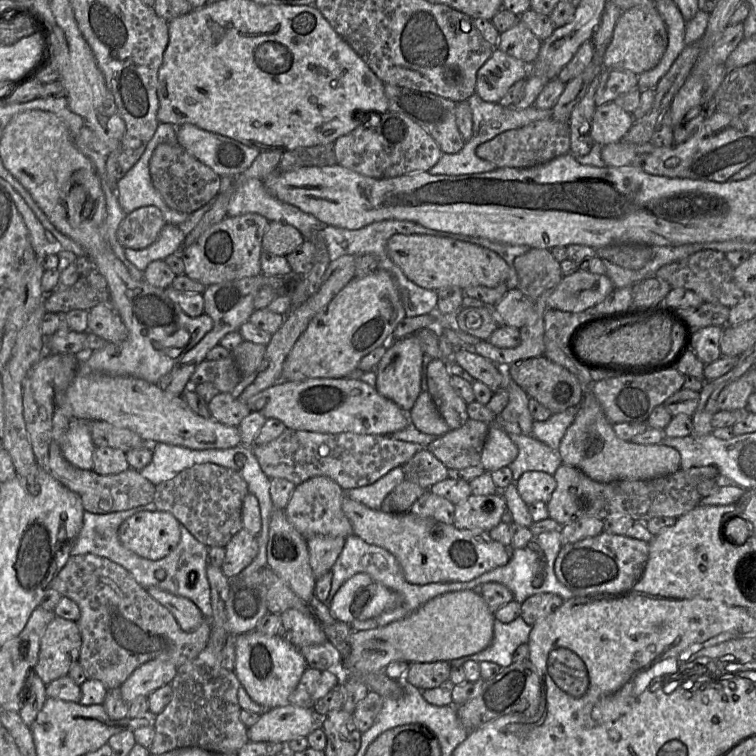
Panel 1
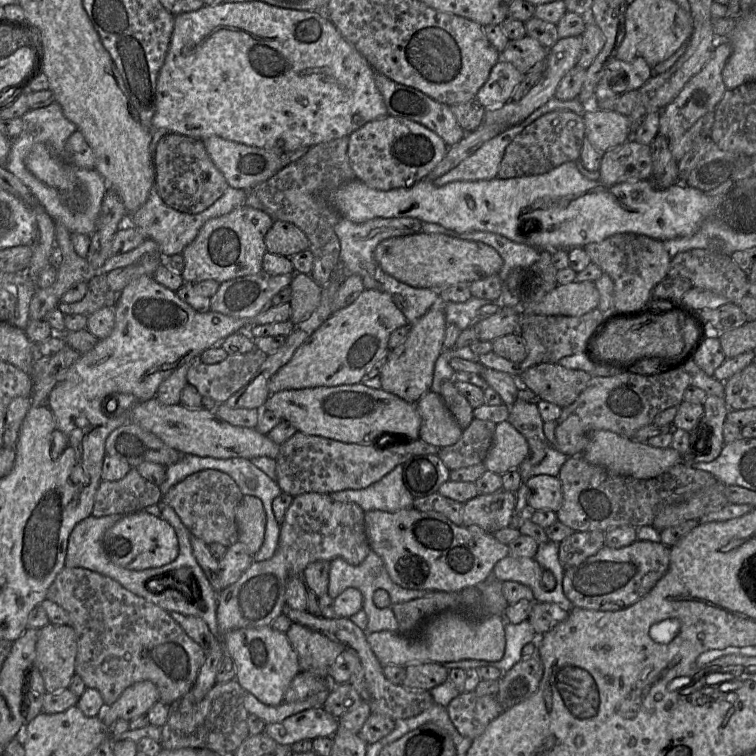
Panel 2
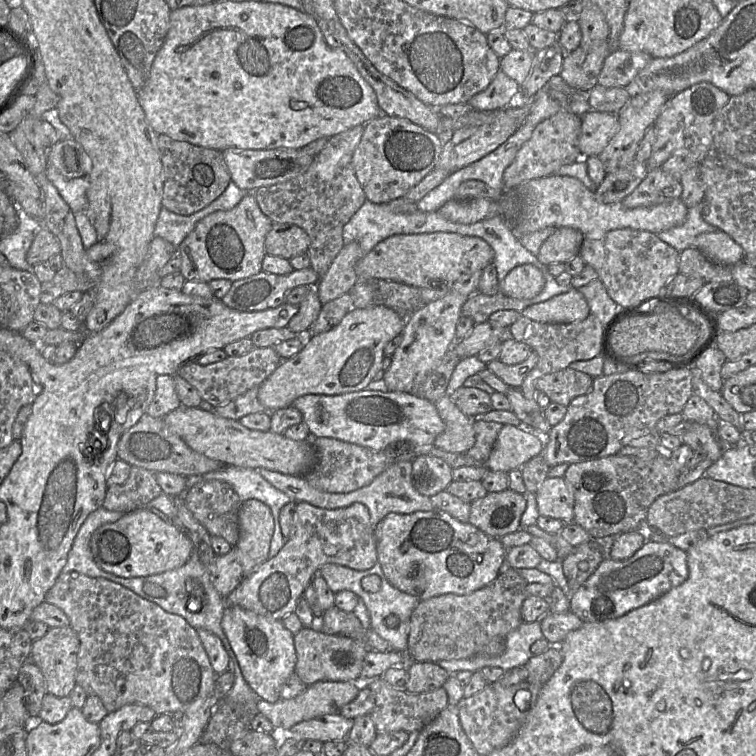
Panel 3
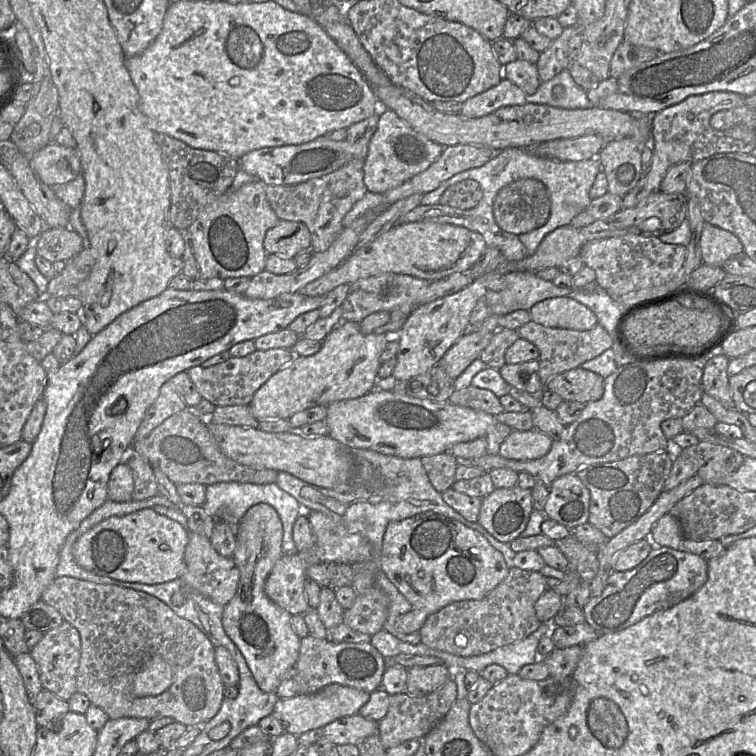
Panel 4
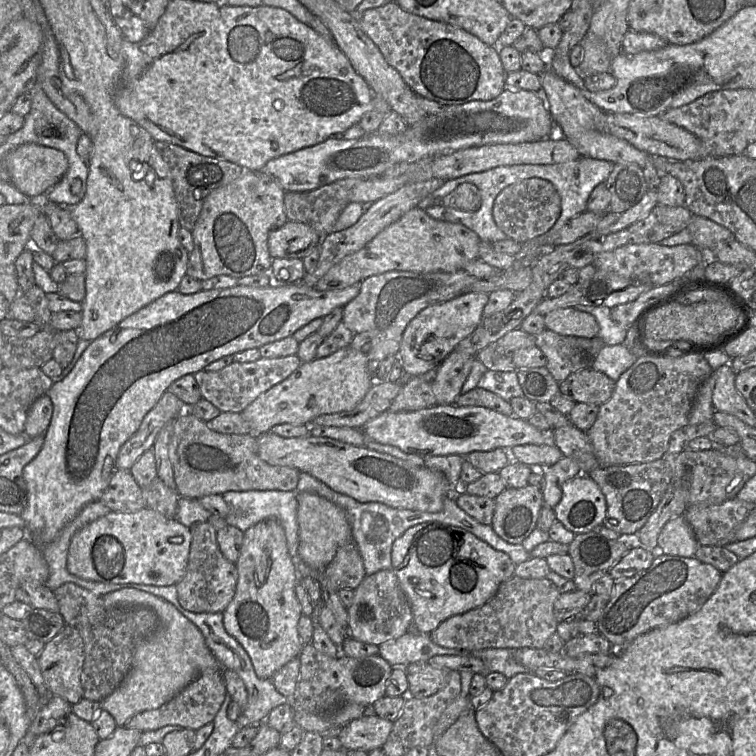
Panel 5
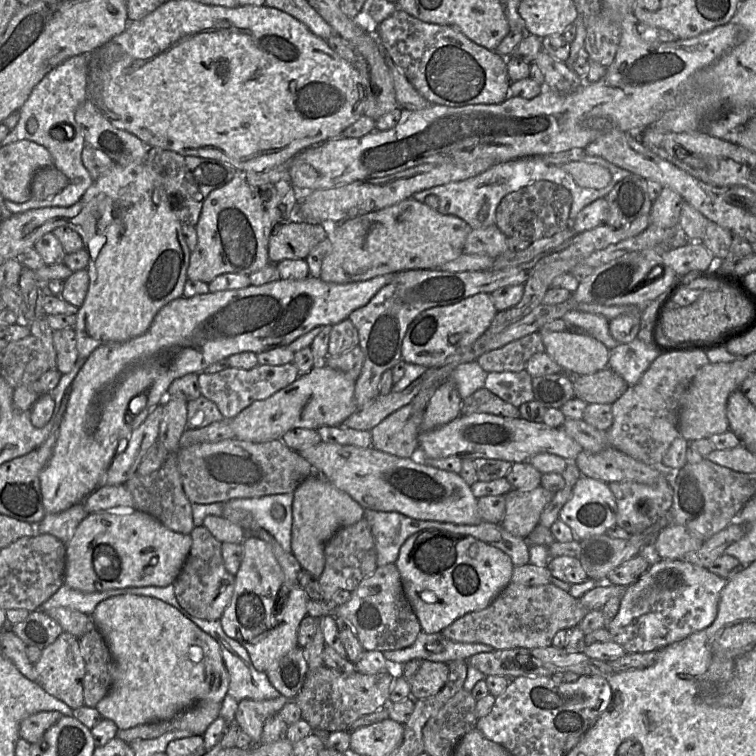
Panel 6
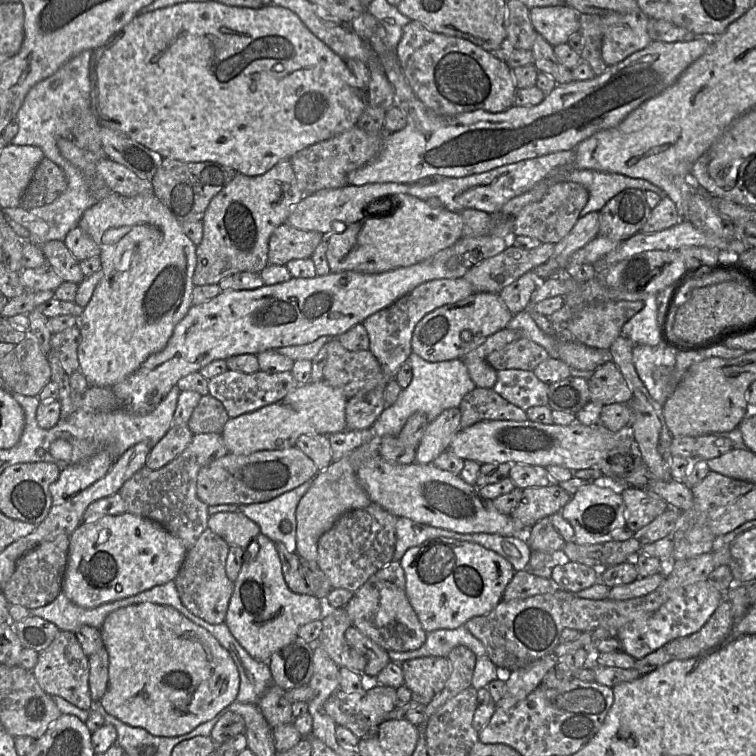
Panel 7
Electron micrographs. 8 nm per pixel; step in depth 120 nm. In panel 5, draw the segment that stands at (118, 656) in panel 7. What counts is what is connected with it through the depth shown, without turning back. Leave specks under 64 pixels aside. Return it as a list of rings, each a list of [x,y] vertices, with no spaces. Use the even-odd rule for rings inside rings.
[[[121,589],[103,596],[107,608],[112,610],[121,608],[145,607],[154,610],[159,618],[158,627],[144,640],[137,643],[132,665],[121,684],[100,703],[100,708],[107,711],[115,720],[117,726],[124,726],[135,715],[160,708],[189,683],[196,679],[204,670],[218,670],[220,663],[206,644],[199,628],[185,617],[173,604],[163,598],[137,589]]]

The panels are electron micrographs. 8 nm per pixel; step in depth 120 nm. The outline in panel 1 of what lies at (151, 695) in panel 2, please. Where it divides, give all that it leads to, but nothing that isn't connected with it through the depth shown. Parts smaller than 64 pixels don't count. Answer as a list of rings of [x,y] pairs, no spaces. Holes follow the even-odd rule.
[[[150,660],[137,669],[120,687],[123,700],[130,704],[138,696],[150,695],[156,689],[171,684],[177,673],[177,667],[163,660]]]

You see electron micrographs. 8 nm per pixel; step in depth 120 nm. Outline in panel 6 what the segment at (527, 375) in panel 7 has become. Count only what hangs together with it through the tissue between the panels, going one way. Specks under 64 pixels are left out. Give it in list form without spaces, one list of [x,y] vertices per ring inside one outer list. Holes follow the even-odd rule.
[[[526,370],[487,372],[484,387],[517,408],[534,400],[532,376]]]

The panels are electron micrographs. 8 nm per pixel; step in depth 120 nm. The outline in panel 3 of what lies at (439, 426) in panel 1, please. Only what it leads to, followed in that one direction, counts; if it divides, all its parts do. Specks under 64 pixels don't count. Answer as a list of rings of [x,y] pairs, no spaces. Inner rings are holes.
[[[448,395],[434,404],[445,423],[445,429],[434,440],[434,446],[447,452],[465,454],[475,443],[475,419],[464,414]]]

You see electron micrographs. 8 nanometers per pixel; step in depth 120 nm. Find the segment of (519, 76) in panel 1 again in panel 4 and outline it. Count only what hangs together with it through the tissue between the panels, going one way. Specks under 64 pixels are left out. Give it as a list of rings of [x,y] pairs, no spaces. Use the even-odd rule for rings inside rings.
[[[503,78],[497,85],[466,100],[459,114],[468,118],[478,118],[499,108],[526,103],[527,94],[516,84]]]

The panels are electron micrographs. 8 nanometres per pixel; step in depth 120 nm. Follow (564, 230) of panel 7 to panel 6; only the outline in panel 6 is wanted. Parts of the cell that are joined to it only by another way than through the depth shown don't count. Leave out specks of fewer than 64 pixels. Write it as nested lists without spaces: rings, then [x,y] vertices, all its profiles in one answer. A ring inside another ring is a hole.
[[[541,180],[506,195],[496,211],[496,226],[507,237],[518,237],[530,242],[551,237],[571,226],[572,195],[556,183]]]

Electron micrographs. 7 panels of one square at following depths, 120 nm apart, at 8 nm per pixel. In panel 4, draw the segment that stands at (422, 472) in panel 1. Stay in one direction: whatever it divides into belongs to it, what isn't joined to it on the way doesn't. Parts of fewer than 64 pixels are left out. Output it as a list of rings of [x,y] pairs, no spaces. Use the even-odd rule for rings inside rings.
[[[450,452],[421,457],[432,486],[440,493],[452,487],[459,460]]]

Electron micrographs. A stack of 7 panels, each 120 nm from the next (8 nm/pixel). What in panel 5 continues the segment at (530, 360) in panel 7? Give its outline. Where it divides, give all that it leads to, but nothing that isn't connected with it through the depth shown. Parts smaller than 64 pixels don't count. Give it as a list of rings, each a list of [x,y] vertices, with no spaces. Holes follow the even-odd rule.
[[[518,328],[485,347],[476,359],[488,370],[512,372],[517,370],[513,363],[514,352],[532,346],[536,346],[535,336]]]

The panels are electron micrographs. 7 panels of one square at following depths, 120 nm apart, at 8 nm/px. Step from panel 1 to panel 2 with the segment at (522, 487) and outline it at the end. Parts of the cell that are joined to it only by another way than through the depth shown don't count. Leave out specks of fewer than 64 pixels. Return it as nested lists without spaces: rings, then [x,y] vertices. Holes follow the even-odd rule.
[[[536,475],[526,482],[529,490],[529,513],[534,510],[550,510],[557,512],[563,503],[562,485],[558,477]]]

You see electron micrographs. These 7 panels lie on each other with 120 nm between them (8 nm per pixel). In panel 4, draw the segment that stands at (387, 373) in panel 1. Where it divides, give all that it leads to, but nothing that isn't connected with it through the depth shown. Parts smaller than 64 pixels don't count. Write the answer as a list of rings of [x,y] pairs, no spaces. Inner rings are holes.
[[[478,278],[455,294],[417,306],[396,334],[399,351],[392,376],[398,382],[404,381],[421,375],[436,365],[453,344],[469,331],[470,314],[487,292],[486,286]]]

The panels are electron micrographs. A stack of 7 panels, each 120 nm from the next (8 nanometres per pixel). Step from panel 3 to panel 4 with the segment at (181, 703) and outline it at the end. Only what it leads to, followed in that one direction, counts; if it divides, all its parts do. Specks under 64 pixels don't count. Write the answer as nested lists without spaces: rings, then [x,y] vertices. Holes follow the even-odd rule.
[[[64,576],[55,578],[48,585],[41,600],[55,608],[65,622],[78,630],[81,638],[81,657],[77,673],[77,691],[87,696],[92,705],[104,710],[110,719],[146,718],[152,721],[170,717],[187,727],[201,727],[219,711],[225,686],[215,661],[215,647],[197,626],[176,615],[158,598],[131,588]],[[154,656],[161,656],[171,665],[173,683],[160,695],[133,697],[130,694],[130,686],[135,674]]]

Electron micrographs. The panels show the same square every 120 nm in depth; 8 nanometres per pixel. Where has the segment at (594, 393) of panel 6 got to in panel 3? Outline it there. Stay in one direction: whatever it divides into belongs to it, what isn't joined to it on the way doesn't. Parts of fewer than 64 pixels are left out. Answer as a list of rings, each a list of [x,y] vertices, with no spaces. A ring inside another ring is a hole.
[[[568,367],[540,377],[536,389],[544,392],[552,402],[568,406],[573,400],[586,395],[592,385],[592,376]]]

